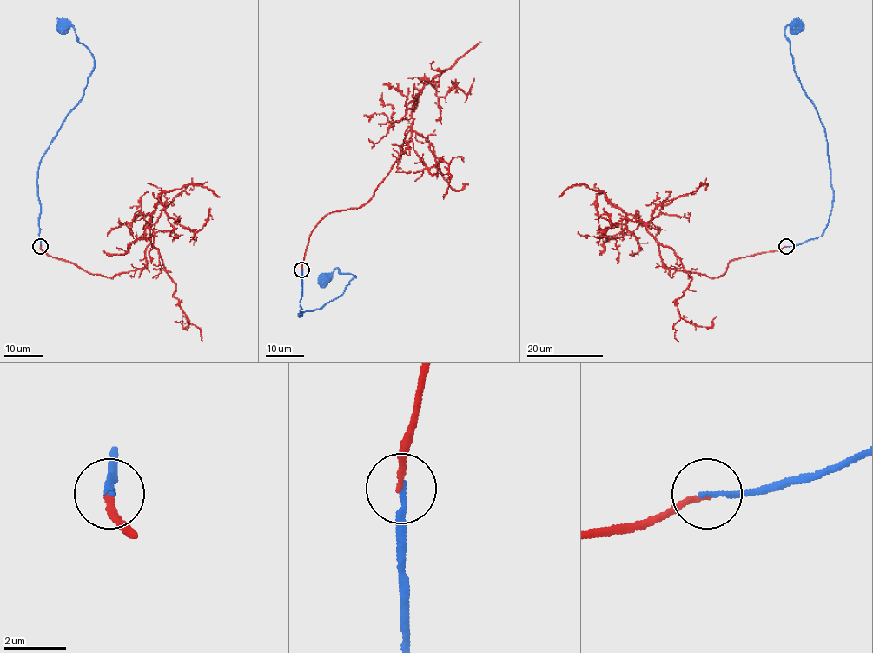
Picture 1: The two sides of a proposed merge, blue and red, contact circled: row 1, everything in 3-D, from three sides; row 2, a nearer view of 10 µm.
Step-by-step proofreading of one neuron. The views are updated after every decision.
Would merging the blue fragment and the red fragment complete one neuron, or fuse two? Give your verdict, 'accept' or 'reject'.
accept

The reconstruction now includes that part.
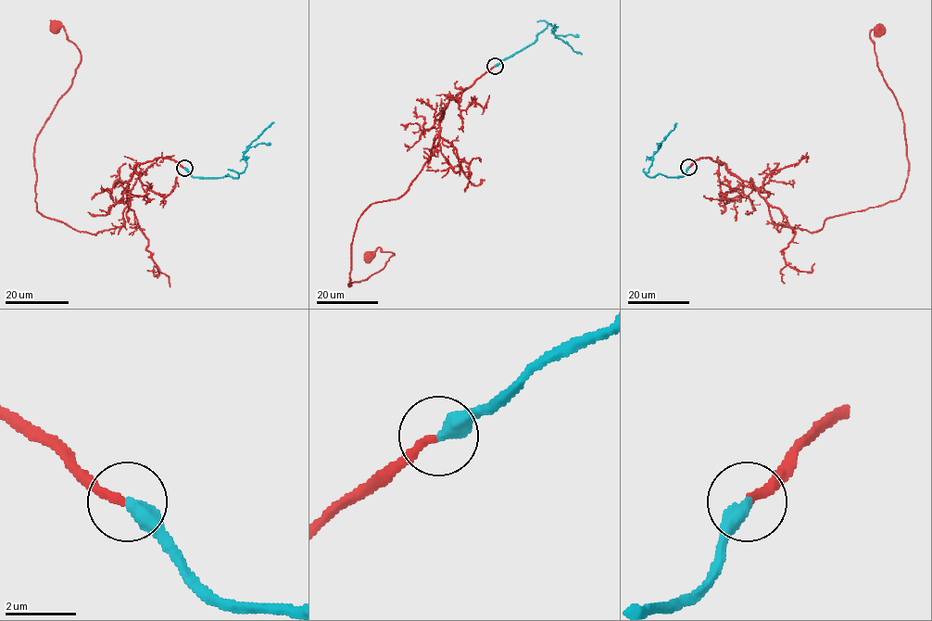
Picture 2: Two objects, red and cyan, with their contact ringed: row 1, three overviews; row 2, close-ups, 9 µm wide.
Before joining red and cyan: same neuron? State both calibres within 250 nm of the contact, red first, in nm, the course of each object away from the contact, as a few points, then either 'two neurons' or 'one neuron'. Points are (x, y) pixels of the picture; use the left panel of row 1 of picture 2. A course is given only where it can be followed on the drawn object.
240/460 nm | red via (184, 168), (164, 158), (137, 163), (124, 223), (96, 234), (37, 210), (35, 138), (81, 60), (57, 29) | cyan via (184, 168), (193, 176), (221, 177), (227, 174), (237, 177), (246, 165), (244, 154), (245, 148), (273, 122) | one neuron

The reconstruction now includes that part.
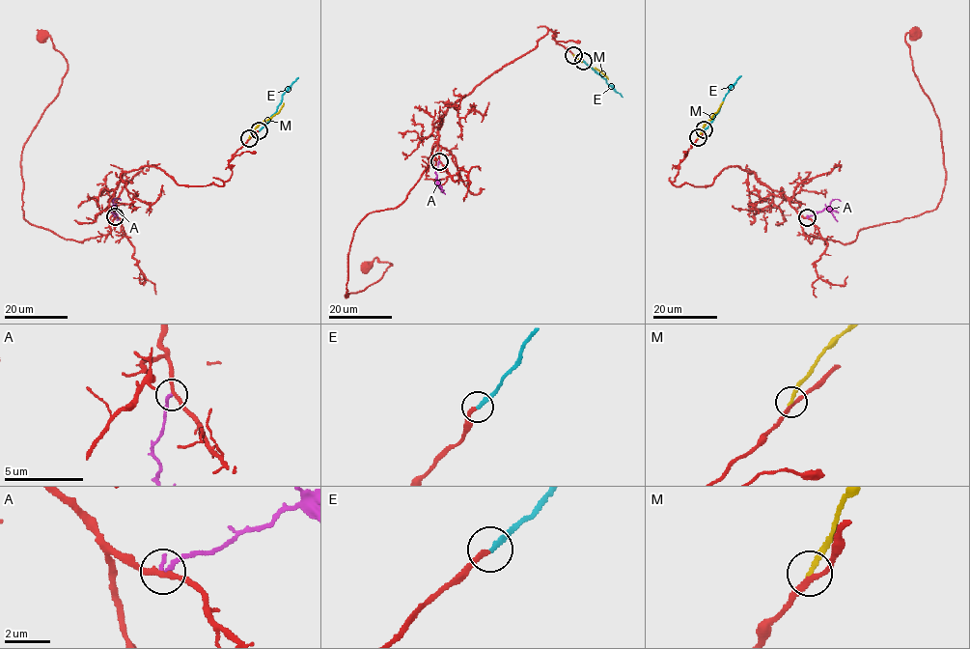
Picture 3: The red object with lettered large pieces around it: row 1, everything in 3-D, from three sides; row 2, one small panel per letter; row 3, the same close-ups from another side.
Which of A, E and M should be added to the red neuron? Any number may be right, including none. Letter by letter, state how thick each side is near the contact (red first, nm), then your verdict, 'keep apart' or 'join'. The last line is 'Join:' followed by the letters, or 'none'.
A: 240 nm thick on the red side, 220 nm on the other; keep apart
E: 200 nm thick on the red side, 200 nm on the other; join
M: 190 nm thick on the red side, 190 nm on the other; keep apart
Join: E

